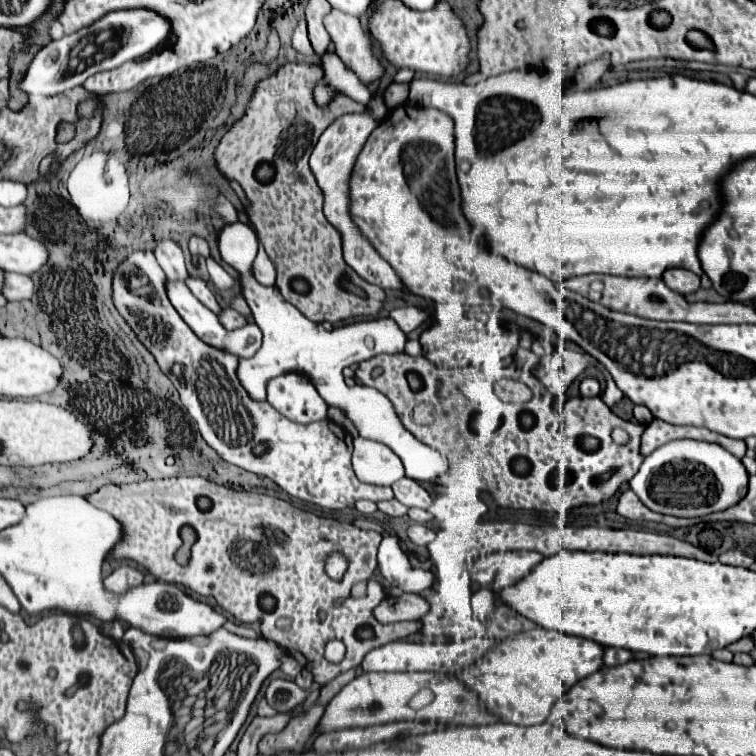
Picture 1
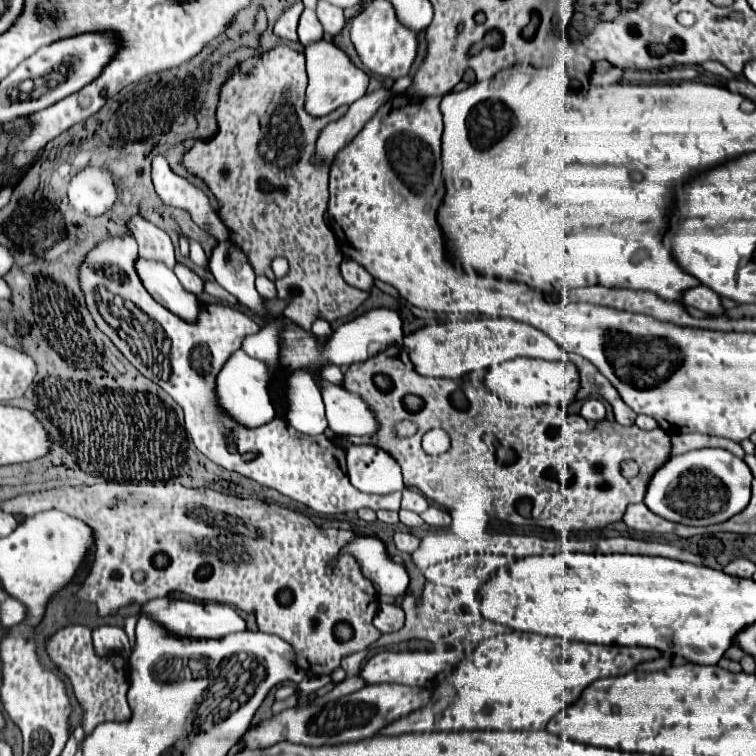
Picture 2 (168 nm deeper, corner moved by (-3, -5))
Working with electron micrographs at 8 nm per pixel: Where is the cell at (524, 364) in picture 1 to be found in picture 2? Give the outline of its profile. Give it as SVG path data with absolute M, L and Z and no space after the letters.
M518 357L518 359L512 359L512 361L500 363L496 375L494 375L494 367L492 367L486 373L484 383L494 395L498 395L500 399L504 399L512 405L568 407L568 405L574 403L576 393L580 389L580 375L578 375L578 369L572 361L544 361L544 359Z

